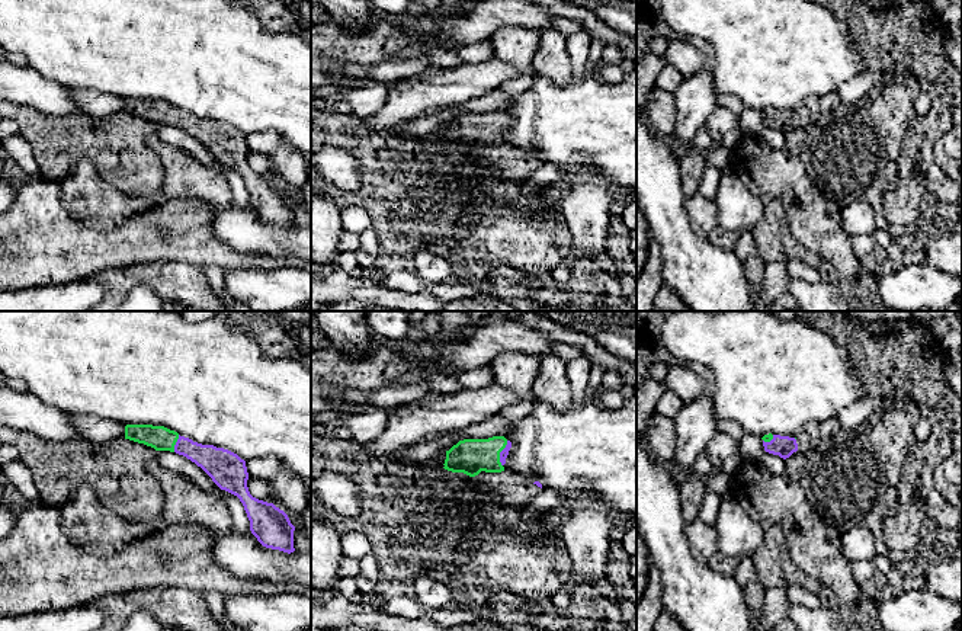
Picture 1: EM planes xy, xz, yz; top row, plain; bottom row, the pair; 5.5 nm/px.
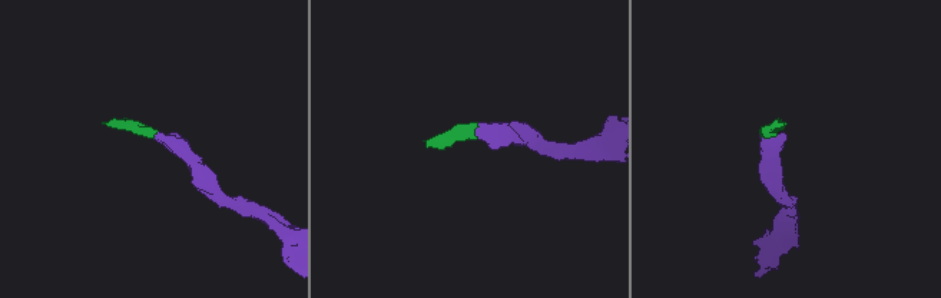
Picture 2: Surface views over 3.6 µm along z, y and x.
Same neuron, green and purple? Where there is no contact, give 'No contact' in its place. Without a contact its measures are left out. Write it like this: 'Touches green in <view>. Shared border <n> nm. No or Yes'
Touches green in xz. Shared border 150 nm. Yes

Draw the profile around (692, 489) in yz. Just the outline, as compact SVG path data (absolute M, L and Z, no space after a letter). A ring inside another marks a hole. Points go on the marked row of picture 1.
M693 473L680 483L680 499L686 523L698 518L705 491L705 478Z

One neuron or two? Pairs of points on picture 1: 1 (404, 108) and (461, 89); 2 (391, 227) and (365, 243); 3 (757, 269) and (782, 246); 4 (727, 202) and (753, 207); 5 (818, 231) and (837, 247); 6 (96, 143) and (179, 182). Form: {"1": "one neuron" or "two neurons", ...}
{"1": "one neuron", "2": "two neurons", "3": "two neurons", "4": "one neuron", "5": "one neuron", "6": "two neurons"}

